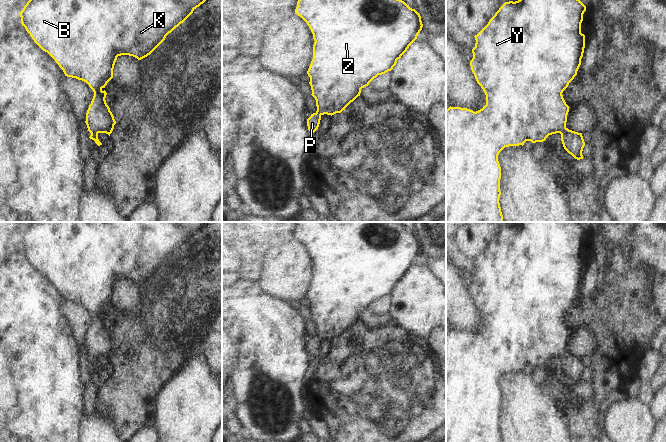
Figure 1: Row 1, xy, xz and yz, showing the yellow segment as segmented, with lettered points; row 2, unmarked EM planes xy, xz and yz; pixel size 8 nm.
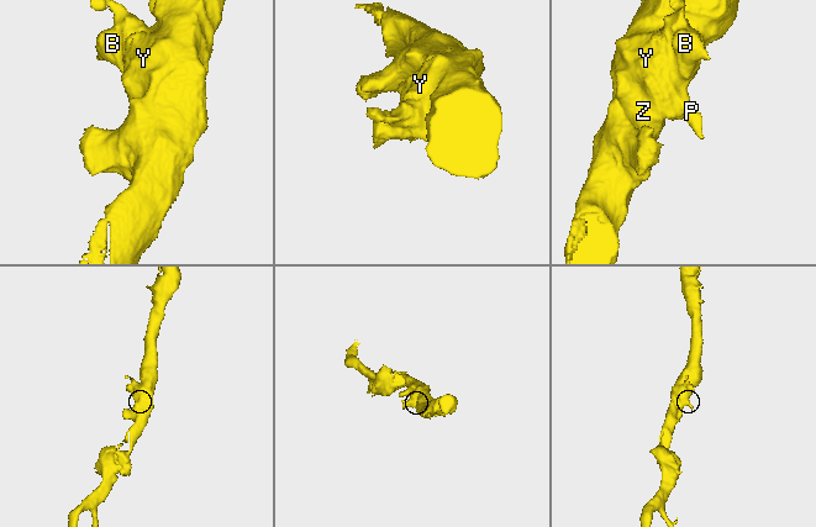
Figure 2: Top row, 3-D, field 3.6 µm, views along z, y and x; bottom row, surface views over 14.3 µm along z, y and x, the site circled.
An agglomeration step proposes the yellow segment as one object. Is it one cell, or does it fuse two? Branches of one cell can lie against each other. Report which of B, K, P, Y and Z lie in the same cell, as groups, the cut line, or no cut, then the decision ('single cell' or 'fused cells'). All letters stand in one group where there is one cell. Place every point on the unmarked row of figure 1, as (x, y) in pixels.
B K P Y Z | no cut | single cell

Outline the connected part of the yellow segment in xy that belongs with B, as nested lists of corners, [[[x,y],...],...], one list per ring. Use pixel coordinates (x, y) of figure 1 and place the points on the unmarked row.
[[[31,222],[20,236],[22,250],[25,251],[26,255],[30,258],[34,266],[45,276],[47,276],[63,294],[65,300],[76,302],[86,306],[89,311],[93,314],[94,320],[89,329],[86,337],[86,349],[91,359],[90,363],[94,364],[95,367],[100,370],[102,367],[98,363],[99,357],[106,357],[110,360],[114,353],[116,345],[109,330],[106,327],[106,315],[102,314],[105,312],[107,307],[113,302],[113,293],[118,280],[129,279],[141,284],[150,279],[171,257],[176,251],[183,247],[193,235],[203,228],[208,222]]]

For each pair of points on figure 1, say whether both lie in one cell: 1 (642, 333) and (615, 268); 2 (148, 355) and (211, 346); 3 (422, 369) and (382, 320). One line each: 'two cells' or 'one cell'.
1: one cell
2: two cells
3: one cell

